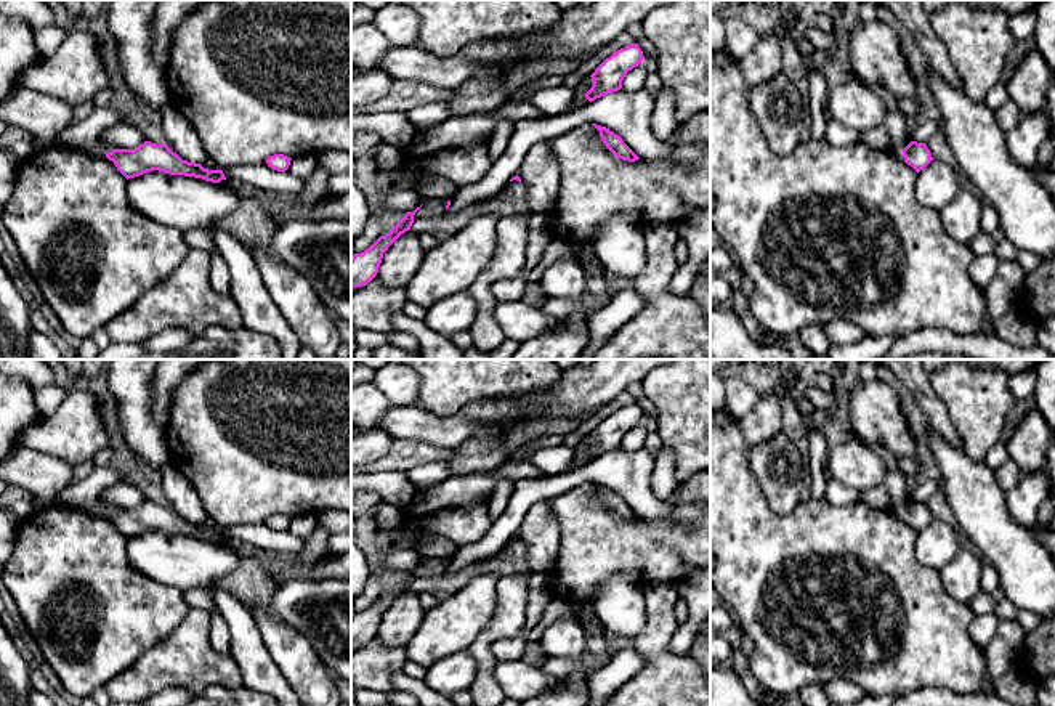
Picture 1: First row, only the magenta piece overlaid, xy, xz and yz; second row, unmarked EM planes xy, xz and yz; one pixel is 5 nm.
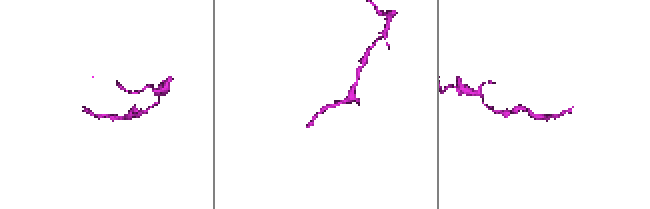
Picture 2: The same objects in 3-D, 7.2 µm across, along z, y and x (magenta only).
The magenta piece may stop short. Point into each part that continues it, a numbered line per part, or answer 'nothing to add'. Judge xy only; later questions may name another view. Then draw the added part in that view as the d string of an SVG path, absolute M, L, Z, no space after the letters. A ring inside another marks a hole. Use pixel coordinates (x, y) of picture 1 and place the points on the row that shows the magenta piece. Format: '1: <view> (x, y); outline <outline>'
nothing to add

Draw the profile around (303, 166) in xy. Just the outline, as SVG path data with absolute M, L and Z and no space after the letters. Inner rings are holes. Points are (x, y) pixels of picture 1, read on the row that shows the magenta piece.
M305 154L300 157L293 157L289 165L289 172L297 178L309 176L319 167L314 154Z

